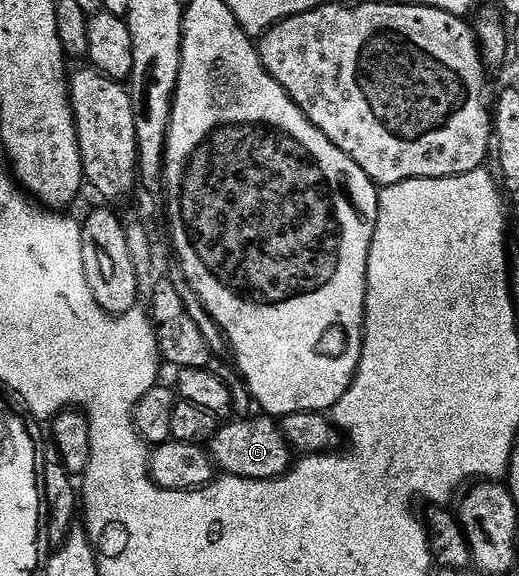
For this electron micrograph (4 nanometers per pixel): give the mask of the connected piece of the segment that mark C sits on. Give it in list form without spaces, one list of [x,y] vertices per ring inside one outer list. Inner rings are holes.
[[[251,416],[227,421],[219,425],[208,444],[210,457],[223,475],[232,478],[268,480],[280,478],[292,465],[292,451],[284,440],[281,425],[270,416]]]

